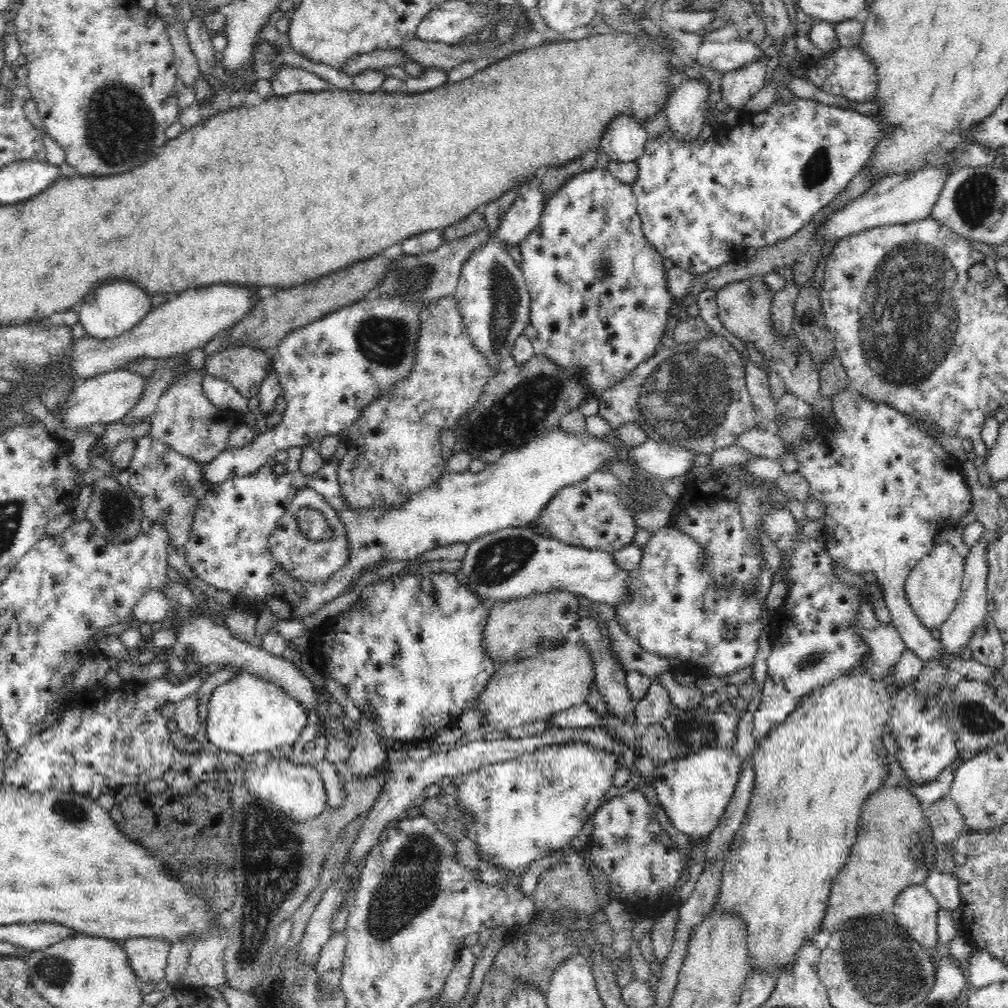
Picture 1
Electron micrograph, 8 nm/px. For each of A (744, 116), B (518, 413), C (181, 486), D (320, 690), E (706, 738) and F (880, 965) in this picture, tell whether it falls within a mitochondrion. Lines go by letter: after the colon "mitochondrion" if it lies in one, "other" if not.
A: other
B: mitochondrion
C: mitochondrion
D: other
E: mitochondrion
F: mitochondrion

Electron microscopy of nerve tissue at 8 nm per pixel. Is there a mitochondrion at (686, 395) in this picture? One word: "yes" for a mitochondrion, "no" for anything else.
yes

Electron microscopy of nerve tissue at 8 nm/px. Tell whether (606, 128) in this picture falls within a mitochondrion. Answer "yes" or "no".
no

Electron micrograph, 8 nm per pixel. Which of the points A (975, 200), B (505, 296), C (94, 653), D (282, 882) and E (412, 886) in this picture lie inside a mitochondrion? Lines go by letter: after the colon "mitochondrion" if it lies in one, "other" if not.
A: mitochondrion
B: mitochondrion
C: other
D: mitochondrion
E: mitochondrion

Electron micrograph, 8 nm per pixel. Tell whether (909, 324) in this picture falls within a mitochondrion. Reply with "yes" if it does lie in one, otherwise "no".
yes

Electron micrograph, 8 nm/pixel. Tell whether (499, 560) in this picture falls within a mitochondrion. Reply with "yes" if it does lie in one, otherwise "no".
yes

